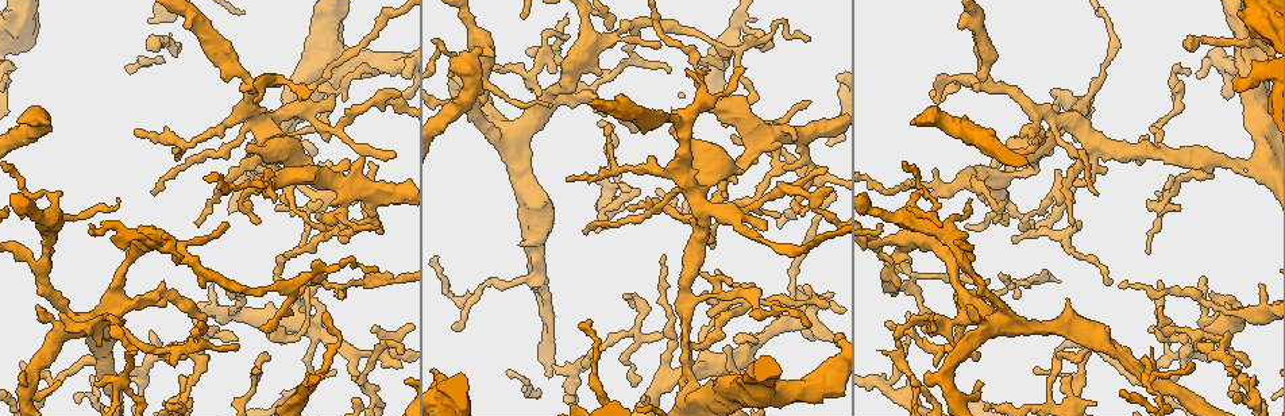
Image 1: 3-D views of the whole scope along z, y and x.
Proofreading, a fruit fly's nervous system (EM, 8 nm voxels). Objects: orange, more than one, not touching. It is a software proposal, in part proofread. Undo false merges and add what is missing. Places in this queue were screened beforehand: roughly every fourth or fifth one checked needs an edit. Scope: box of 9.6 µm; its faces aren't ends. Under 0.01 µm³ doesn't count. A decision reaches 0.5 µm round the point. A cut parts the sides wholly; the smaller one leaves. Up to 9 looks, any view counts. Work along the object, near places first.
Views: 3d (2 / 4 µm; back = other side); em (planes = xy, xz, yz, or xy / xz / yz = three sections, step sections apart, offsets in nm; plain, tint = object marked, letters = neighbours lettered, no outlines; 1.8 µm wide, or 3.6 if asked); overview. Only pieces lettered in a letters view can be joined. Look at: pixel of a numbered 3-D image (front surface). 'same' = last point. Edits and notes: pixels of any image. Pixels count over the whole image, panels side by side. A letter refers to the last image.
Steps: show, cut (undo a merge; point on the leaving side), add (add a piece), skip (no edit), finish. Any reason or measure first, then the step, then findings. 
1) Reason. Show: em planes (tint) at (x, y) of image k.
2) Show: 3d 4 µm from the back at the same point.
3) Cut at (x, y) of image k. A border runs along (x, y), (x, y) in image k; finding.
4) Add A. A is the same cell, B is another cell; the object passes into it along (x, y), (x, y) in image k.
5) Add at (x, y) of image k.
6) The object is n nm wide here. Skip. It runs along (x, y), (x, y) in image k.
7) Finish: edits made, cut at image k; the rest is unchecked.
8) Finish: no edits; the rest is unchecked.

Four arms meet. Show: em planes (tint) at (314, 332) of image 1.

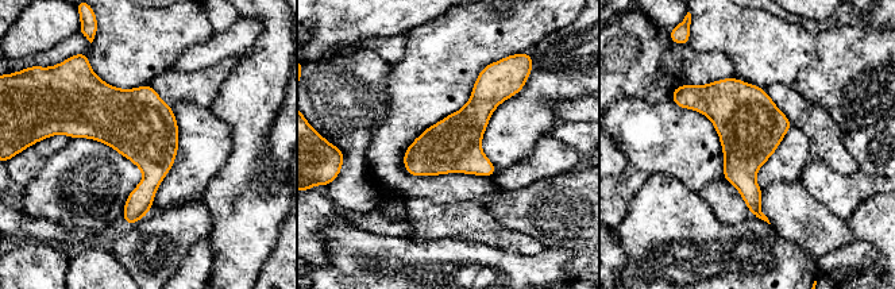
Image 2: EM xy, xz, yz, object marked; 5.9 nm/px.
What lies round it. Show: em planes (letters) at the same point.

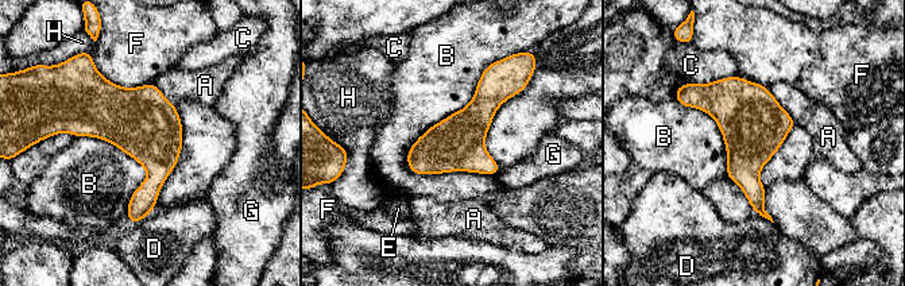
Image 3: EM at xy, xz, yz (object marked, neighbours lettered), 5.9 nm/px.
Skip. A, B, C, D, E, F, G and H are other cells; a border runs along (497, 61), (407, 151), (414, 174) in image 3; one cell here.

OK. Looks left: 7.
Sudden change in width. Show: 3d 2 µm at (239, 315) of image 1.

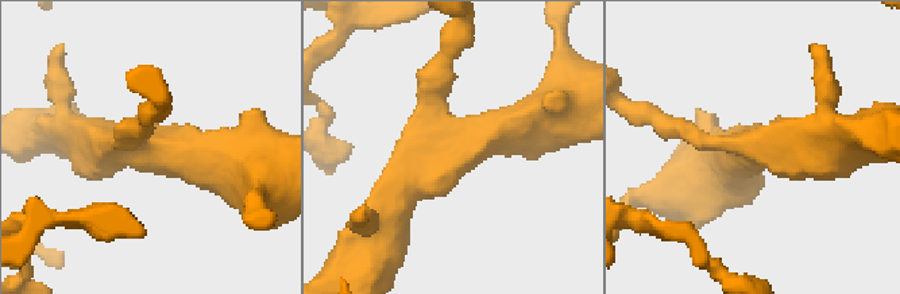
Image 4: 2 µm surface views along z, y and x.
3 arms meet here; the arms are 160, 300, 400 nm wide. Show: em yz step 4 (tint) at (139, 146) of image 4.

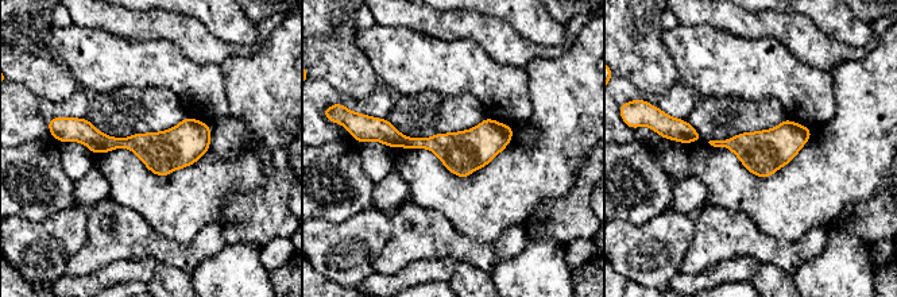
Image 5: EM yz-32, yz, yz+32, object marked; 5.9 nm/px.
Show: em planes (letters) at the same point.

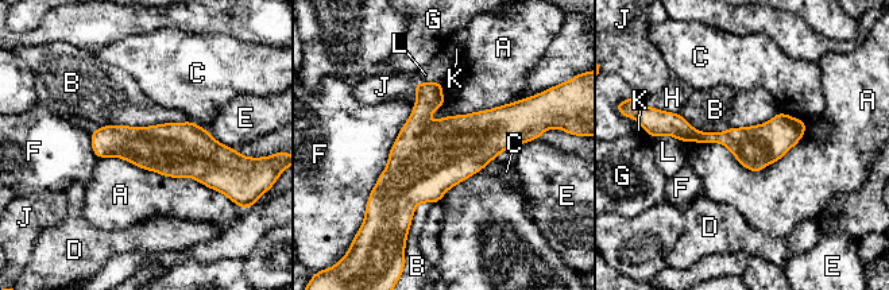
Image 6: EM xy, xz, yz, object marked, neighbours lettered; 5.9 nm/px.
Skip. A, B, C, D, E, F, G, H, J, K and L are other cells; a border runs along (513, 100), (425, 122) in image 6; continuous, no second cell.

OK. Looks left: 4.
Sharp bend. Show: em planes (letters) at (929, 401) of image 1.

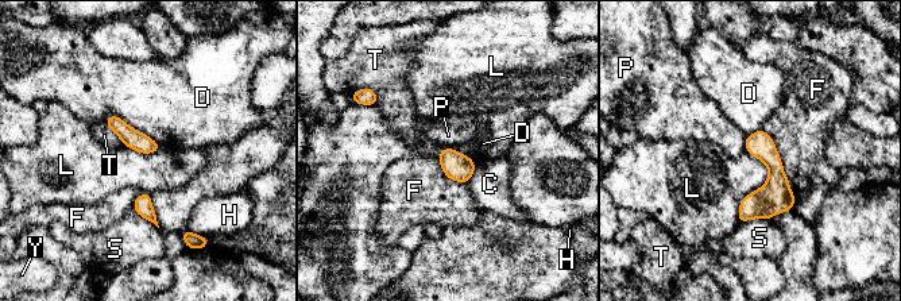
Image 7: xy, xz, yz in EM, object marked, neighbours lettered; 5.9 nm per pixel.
The longest contact is with F, 480 nm. Skip. C, D, F, H, L, P, S, T and Y are other cells; it runs along (761, 134), (774, 185), (741, 219) in image 7; one cell here.

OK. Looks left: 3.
Free end. Show: em xy step 16 (letters) at (452, 330) of image 1.

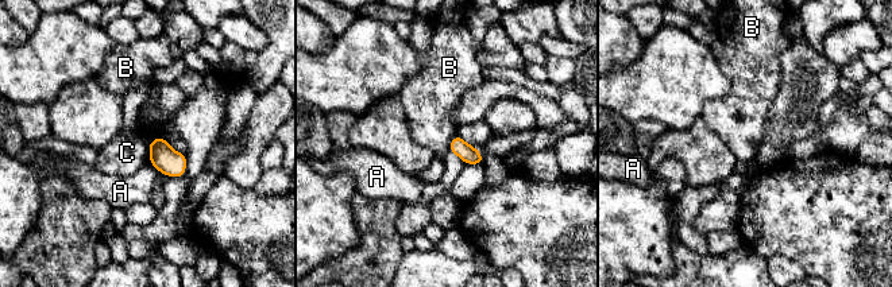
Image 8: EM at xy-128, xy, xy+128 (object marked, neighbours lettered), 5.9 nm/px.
Cut it another way. Show: em planes (letters) at the same point.

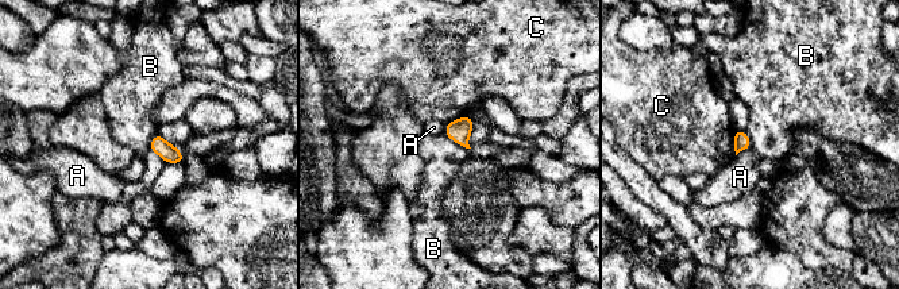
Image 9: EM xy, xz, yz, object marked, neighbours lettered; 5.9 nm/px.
Skip. A, B and C are other cells; a border runs along (444, 133), (469, 149) in image 9; no lettered piece goes on from it.

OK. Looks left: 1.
Finish: no edits; the rest is unchecked.

